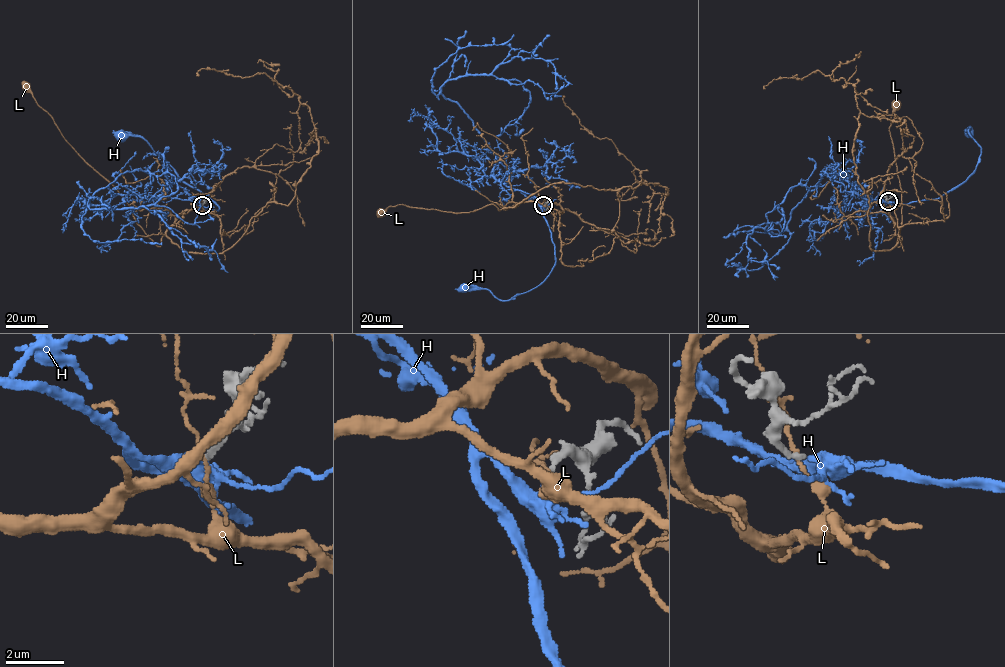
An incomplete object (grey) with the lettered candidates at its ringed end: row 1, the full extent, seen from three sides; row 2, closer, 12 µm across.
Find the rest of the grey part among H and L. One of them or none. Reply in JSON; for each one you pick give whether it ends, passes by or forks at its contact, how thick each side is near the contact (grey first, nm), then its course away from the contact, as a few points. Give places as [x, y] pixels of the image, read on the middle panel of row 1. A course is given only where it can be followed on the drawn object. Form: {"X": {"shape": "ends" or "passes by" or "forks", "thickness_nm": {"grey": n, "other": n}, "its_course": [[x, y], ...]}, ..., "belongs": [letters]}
{"H": {"shape": "passes by", "thickness_nm": {"grey": 180, "other": 320}, "its_course": [[543, 205], [542, 216], [554, 246], [555, 262], [542, 282], [502, 301], [487, 289], [464, 289]]}, "belongs": ["H"]}

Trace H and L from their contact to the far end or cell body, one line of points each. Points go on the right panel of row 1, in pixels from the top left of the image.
H: (888, 201), (908, 203), (939, 199), (963, 182), (974, 172), (981, 153), (981, 148), (969, 129), (970, 133)
L: (887, 201), (886, 208), (901, 237), (899, 246), (896, 245), (902, 190), (889, 128), (896, 105)

